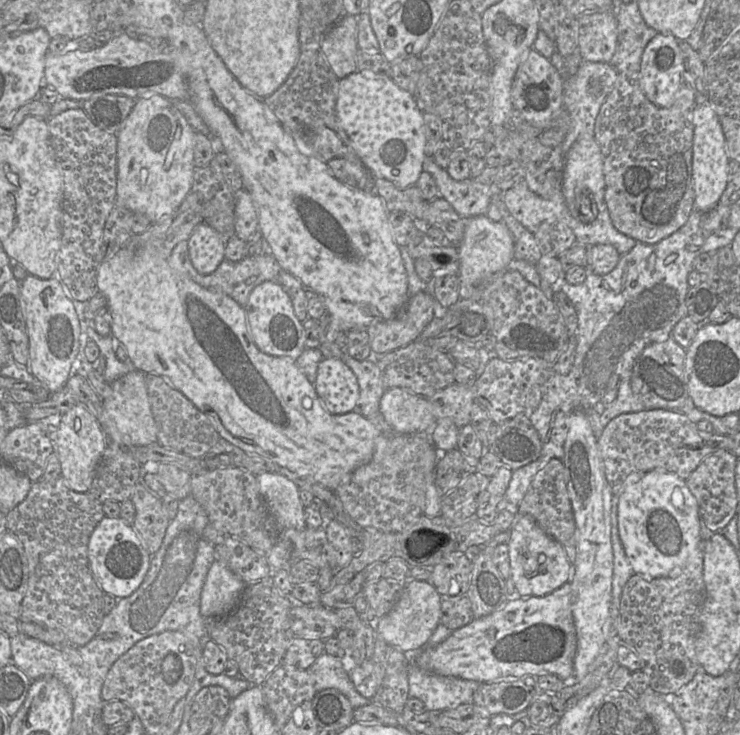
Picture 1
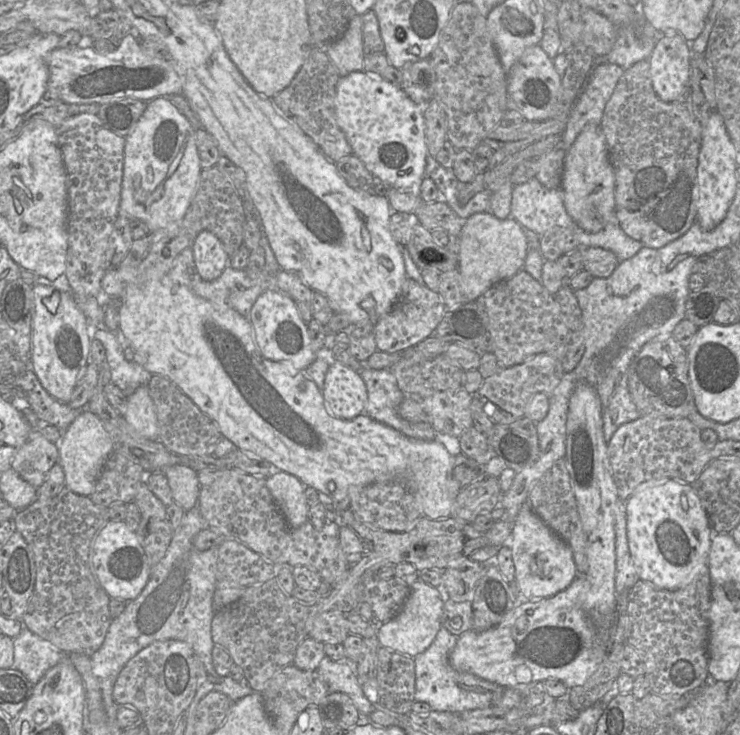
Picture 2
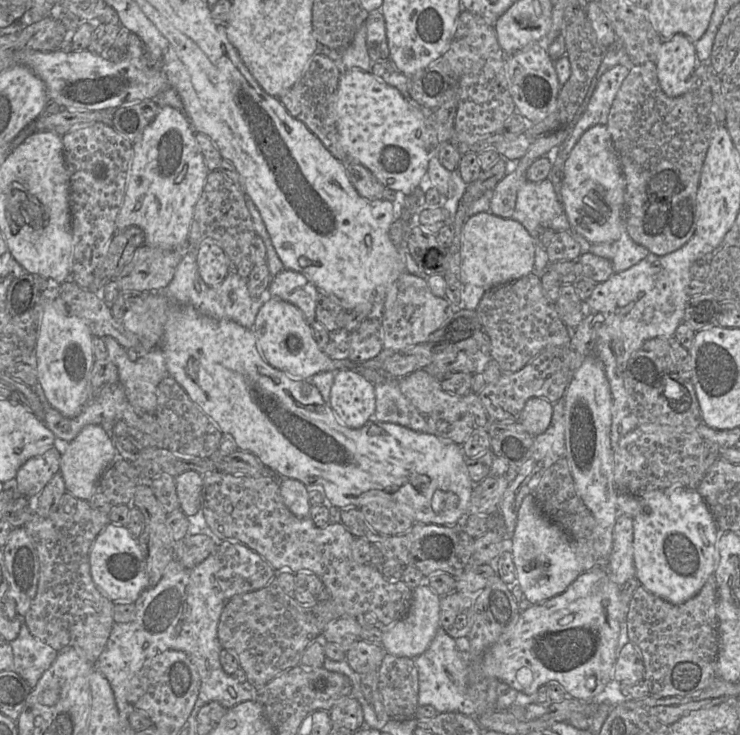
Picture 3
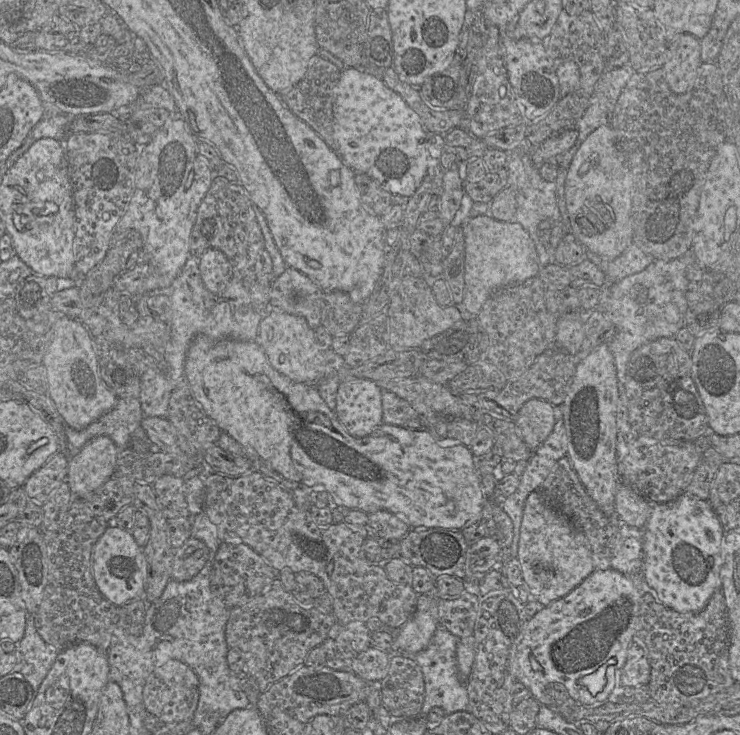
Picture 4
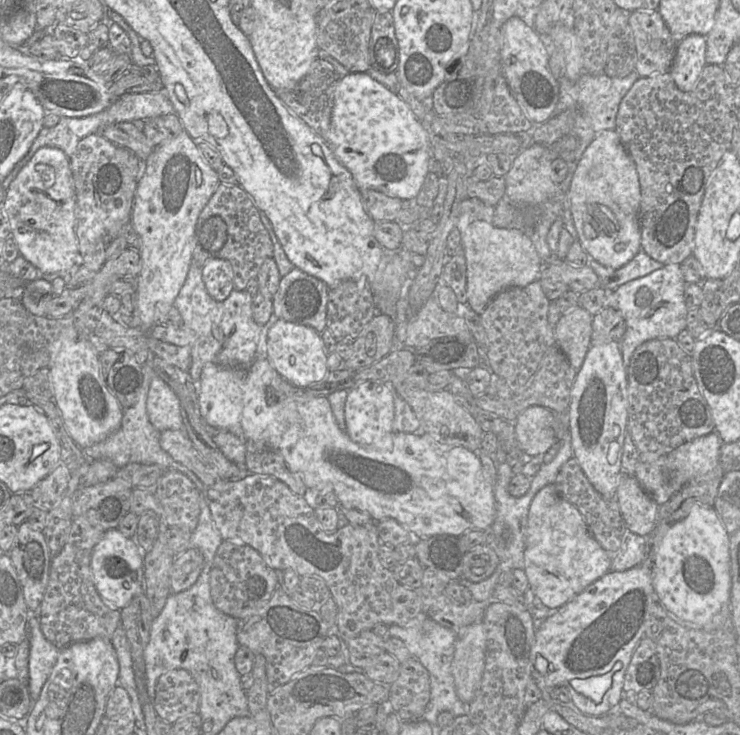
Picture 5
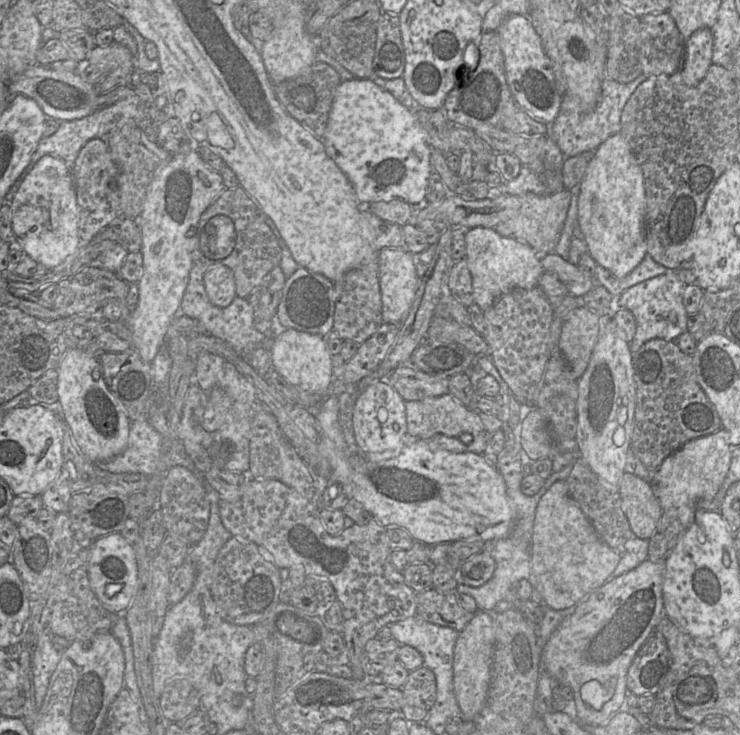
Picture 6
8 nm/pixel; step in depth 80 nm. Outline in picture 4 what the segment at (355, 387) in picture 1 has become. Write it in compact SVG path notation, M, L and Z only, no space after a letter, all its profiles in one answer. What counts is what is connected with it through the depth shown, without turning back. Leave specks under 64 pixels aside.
M369 379L340 381L335 414L350 435L366 437L383 423L382 391L375 381Z

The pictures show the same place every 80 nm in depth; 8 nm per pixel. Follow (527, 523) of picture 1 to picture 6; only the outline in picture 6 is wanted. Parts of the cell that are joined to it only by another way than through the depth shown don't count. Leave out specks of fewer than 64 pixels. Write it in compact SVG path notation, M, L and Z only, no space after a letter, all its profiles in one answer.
M566 480L553 483L540 498L535 511L529 580L539 591L545 607L553 610L575 608L592 591L601 587L617 567L621 555L610 548L597 534L579 504L570 496Z

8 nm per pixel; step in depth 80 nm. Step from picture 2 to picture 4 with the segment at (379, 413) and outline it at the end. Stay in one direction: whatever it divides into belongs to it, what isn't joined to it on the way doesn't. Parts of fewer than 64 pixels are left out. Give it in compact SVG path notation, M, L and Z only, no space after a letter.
M382 391L382 410L383 423L412 430L424 429L420 417L413 407L391 391Z

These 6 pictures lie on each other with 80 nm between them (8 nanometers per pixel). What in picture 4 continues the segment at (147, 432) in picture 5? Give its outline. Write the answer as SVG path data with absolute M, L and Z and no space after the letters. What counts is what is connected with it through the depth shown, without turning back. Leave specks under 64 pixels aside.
M140 381L130 386L129 395L117 397L112 409L82 430L75 430L64 423L68 453L80 451L91 439L106 435L120 449L126 449L131 439L149 442L141 421L145 417L140 401Z

